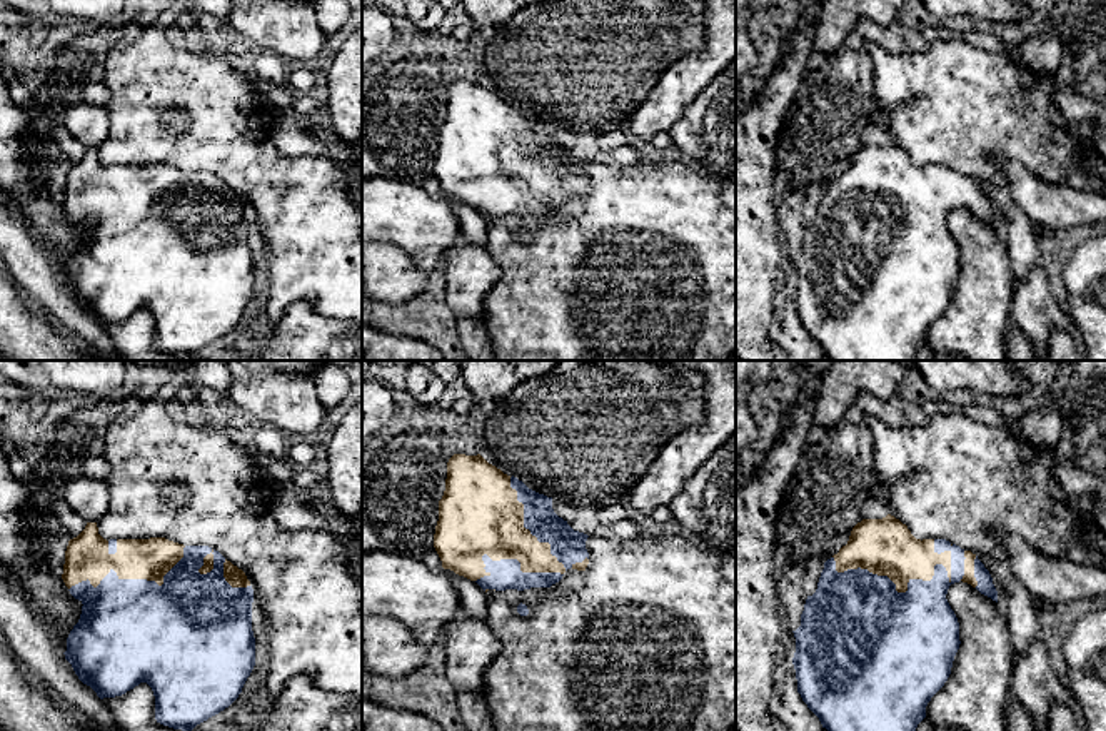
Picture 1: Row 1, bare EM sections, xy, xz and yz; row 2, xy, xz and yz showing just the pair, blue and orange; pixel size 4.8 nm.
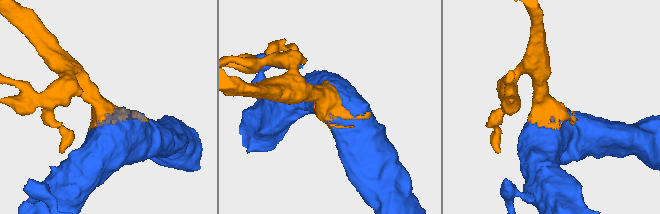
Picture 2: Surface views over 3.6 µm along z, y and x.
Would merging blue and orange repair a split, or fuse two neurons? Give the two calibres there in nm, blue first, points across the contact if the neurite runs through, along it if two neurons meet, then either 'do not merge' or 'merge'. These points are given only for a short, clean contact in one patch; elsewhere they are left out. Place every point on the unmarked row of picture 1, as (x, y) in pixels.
calibres 500 and 280 nm; merge

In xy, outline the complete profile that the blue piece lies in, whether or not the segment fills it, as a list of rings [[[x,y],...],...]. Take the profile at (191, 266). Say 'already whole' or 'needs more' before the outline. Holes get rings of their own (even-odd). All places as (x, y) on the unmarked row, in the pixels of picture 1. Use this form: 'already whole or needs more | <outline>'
needs more | [[[87,149],[85,155],[68,167],[62,205],[70,220],[83,230],[80,245],[67,264],[67,277],[63,280],[78,305],[90,312],[100,325],[122,322],[140,309],[147,309],[155,322],[157,349],[173,355],[192,357],[197,350],[229,334],[242,319],[255,292],[255,264],[252,257],[254,215],[245,199],[227,187],[219,177],[209,172],[183,172],[165,164],[107,167],[98,160],[97,149]]]

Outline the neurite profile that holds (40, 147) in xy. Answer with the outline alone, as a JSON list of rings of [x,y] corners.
[[[32,122],[23,135],[23,157],[37,170],[37,184],[55,202],[63,200],[68,160],[47,122]]]

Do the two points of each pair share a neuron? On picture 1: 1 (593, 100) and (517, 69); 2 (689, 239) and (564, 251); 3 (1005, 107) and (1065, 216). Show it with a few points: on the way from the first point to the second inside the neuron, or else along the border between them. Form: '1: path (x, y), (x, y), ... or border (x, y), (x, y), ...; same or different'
1: path (574, 82), (561, 69), (536, 69); same
2: path (658, 229), (611, 224), (601, 226), (596, 231); same
3: border (1013, 161), (1045, 181), (1085, 191); different

